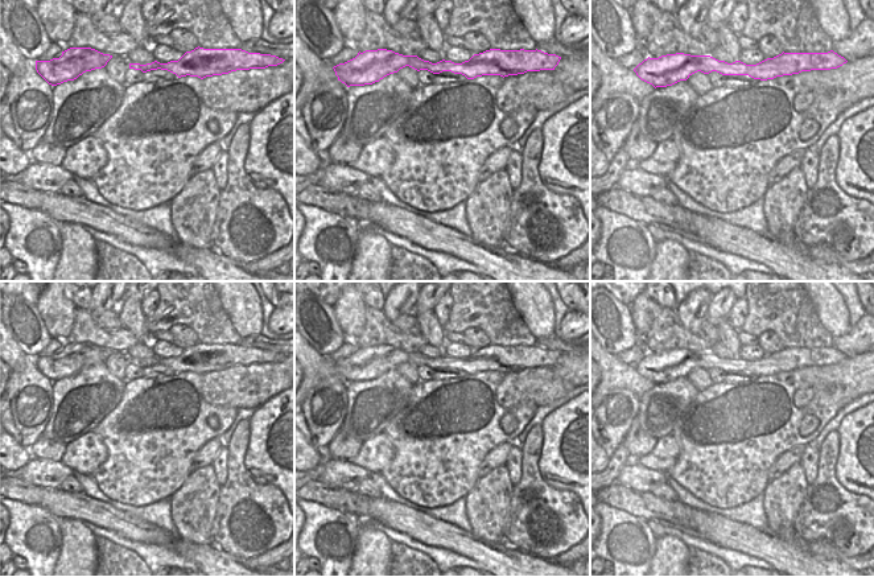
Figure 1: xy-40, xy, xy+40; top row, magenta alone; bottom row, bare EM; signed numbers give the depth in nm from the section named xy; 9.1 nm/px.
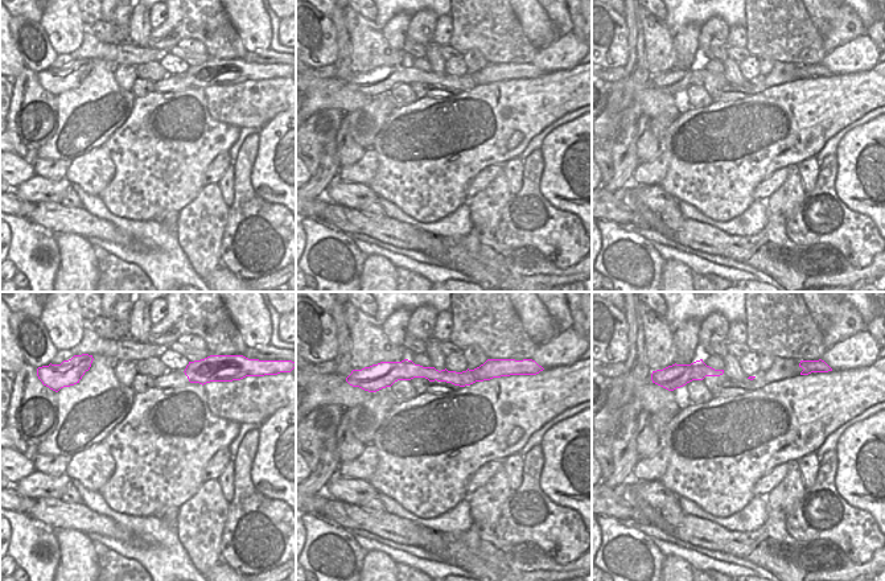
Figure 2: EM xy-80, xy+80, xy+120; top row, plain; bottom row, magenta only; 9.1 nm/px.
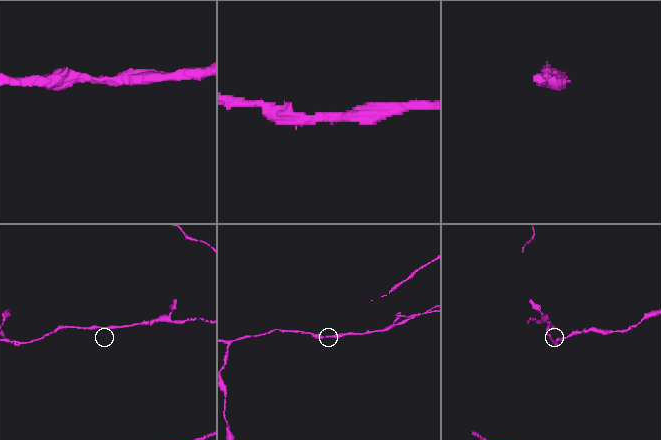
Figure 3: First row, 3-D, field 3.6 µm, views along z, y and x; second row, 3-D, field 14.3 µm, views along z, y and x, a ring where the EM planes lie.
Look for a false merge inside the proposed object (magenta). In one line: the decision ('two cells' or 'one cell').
one cell

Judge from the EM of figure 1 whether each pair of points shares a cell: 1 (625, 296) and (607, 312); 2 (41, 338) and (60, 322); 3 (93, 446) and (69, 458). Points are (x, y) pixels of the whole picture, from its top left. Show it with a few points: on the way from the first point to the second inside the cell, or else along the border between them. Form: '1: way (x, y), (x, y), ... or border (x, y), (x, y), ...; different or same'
1: border (610, 295), (627, 306); different
2: border (36, 306), (52, 338); different
3: way (87, 452), (83, 456), (74, 457); same

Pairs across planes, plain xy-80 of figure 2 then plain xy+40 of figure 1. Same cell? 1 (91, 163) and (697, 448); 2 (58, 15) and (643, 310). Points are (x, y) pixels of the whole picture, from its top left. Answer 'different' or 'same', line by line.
1: different
2: same

